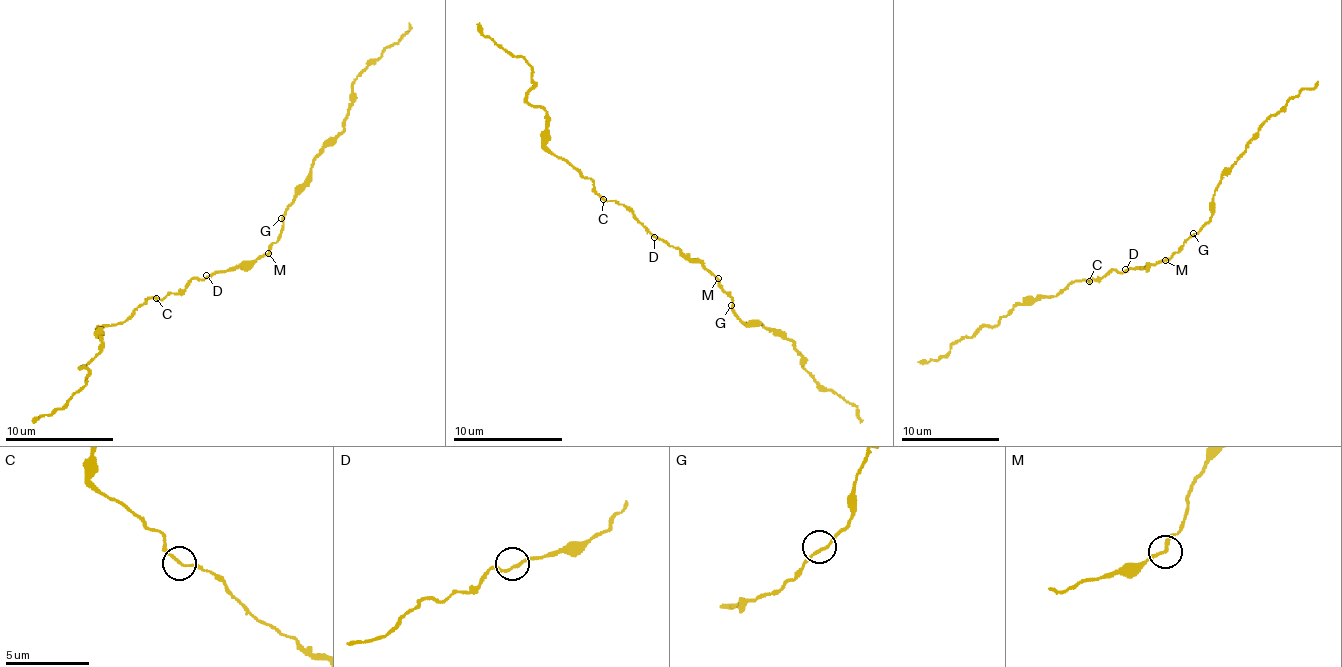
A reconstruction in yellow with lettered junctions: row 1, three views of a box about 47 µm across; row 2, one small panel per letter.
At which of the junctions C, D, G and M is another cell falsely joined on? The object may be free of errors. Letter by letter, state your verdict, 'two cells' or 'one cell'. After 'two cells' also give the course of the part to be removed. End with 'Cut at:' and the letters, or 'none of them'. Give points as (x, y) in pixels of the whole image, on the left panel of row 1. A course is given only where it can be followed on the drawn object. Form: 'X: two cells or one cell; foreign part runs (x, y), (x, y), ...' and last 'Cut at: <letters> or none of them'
C: one cell
D: one cell
G: one cell
M: one cell
Cut at: none of them

